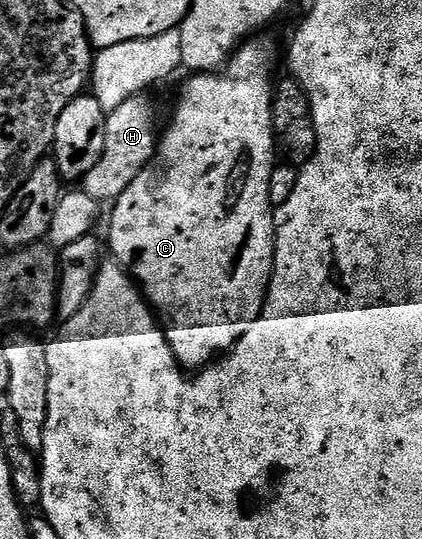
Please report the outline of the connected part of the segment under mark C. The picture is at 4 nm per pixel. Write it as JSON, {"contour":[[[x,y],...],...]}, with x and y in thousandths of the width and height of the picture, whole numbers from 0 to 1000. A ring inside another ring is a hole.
{"contour":[[[600,74],[583,76],[578,83],[569,87],[540,109],[538,121],[521,134],[502,135],[460,135],[448,141],[448,147],[429,160],[429,184],[419,189],[419,199],[410,204],[410,221],[400,226],[400,236],[389,236],[386,247],[379,250],[372,278],[363,286],[358,299],[334,314],[329,327],[320,327],[320,334],[310,334],[310,341],[301,341],[301,349],[284,360],[282,365],[265,377],[263,388],[268,388],[268,399],[258,404],[258,449],[254,442],[254,464],[258,464],[265,477],[273,481],[280,494],[325,525],[332,540],[344,549],[346,560],[353,562],[365,584],[377,592],[382,599],[382,610],[391,614],[391,629],[396,638],[405,646],[405,653],[419,664],[419,672],[448,690],[464,690],[495,677],[498,672],[524,662],[526,657],[543,651],[550,642],[562,640],[562,633],[581,622],[585,609],[595,609],[595,601],[604,601],[609,588],[618,584],[618,575],[628,570],[628,553],[637,547],[637,521],[647,516],[647,460],[652,455],[652,386],[642,378],[637,369],[637,336],[642,334],[642,319],[652,306],[652,258],[647,252],[647,171],[652,165],[649,154],[637,154],[637,143],[647,137],[647,100],[626,85],[618,78],[595,78]]]}

